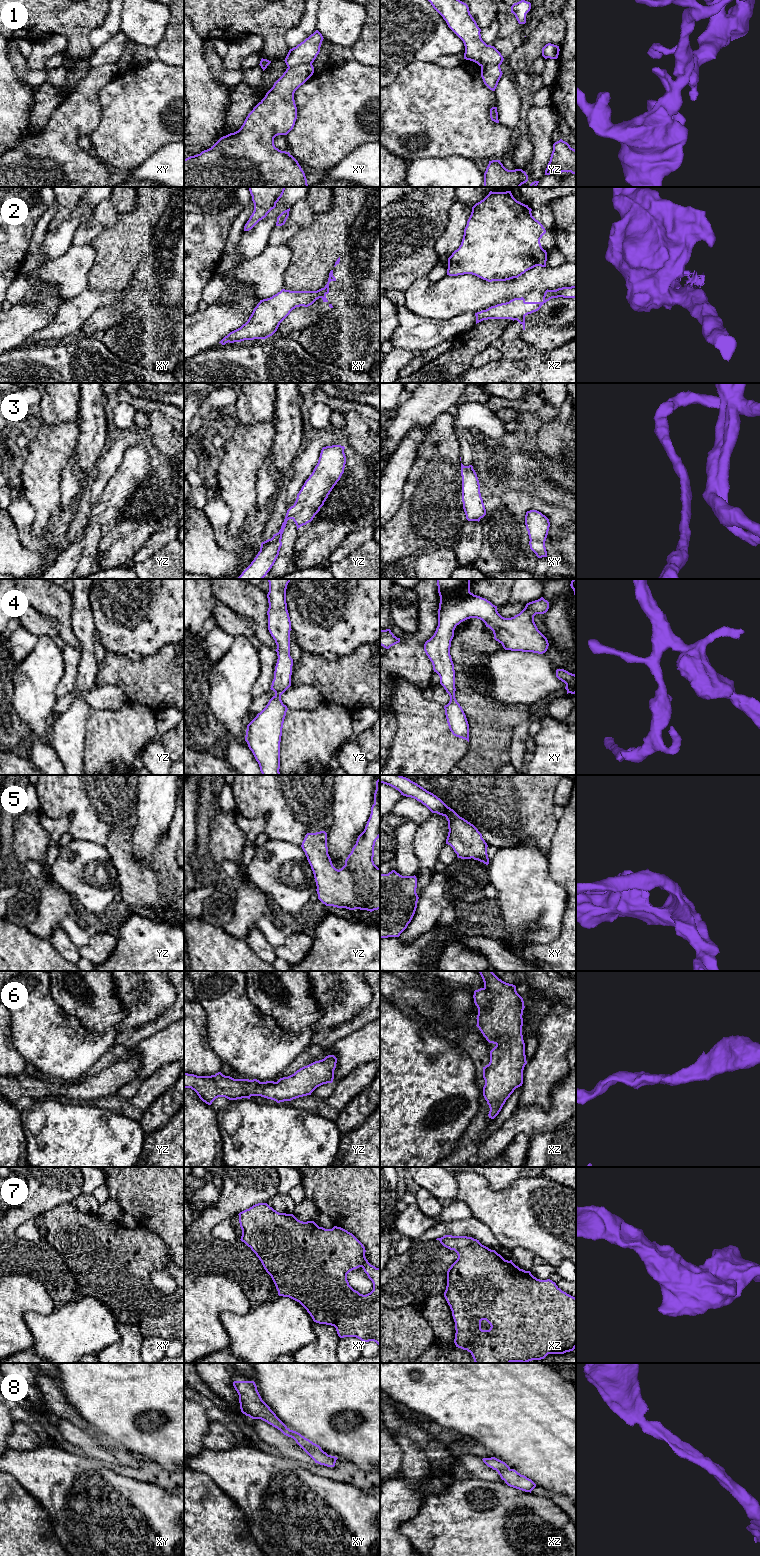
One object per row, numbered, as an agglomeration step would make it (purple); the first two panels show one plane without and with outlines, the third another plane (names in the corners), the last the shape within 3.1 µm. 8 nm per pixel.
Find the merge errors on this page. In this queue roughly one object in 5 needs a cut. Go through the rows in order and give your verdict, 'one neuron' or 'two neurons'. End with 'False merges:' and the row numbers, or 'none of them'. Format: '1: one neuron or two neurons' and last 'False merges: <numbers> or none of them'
1: two neurons
2: two neurons
3: one neuron
4: one neuron
5: one neuron
6: one neuron
7: one neuron
8: one neuron
False merges: 1, 2

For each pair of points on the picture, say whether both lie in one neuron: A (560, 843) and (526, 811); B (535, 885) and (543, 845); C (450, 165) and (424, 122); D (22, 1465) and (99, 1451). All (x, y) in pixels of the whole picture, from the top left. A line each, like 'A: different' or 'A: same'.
A: different
B: different
C: different
D: different

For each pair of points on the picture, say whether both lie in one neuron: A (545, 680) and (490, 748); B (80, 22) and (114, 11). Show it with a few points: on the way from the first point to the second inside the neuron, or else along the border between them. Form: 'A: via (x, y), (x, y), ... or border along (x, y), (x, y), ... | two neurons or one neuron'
A: border along (502, 703), (527, 704), (529, 706) | two neurons
B: border along (108, 10), (104, 21), (90, 31) | two neurons

